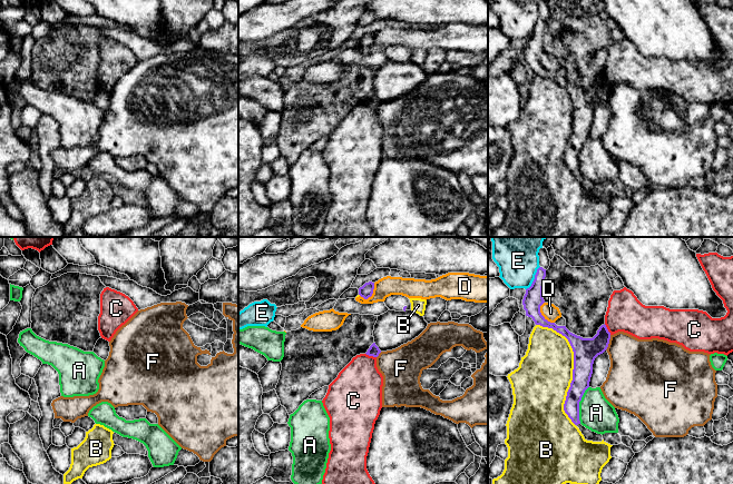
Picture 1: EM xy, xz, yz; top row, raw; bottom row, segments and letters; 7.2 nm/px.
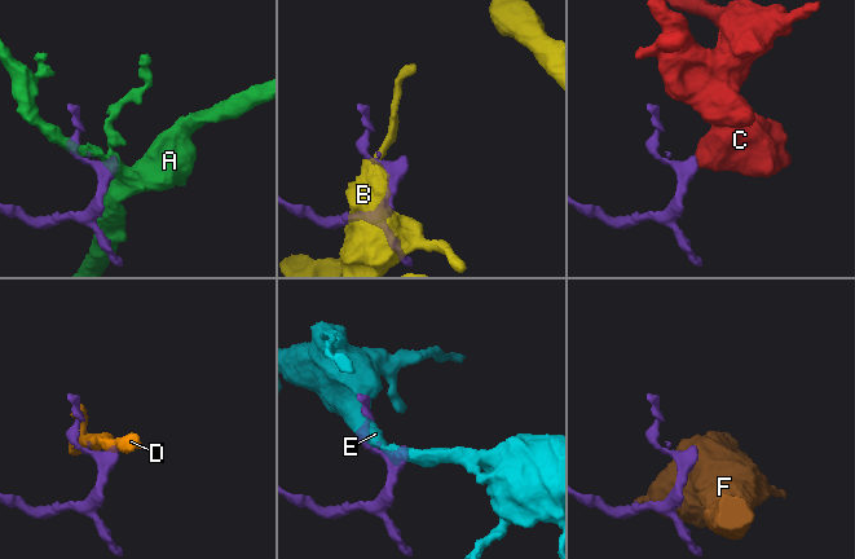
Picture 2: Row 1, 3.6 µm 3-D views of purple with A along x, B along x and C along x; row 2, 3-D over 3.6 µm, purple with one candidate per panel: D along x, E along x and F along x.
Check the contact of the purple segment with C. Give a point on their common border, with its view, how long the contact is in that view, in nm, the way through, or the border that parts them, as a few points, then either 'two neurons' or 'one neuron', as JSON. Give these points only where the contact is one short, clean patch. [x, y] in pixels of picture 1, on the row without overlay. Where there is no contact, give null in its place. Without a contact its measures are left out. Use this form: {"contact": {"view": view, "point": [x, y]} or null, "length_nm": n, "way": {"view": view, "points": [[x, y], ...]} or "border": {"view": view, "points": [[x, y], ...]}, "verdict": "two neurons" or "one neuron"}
{"contact": {"view": "xz", "point": [371, 106]}, "length_nm": 90, "border": {"view": "xz", "points": [[365, 104], [375, 108]]}, "verdict": "two neurons"}

